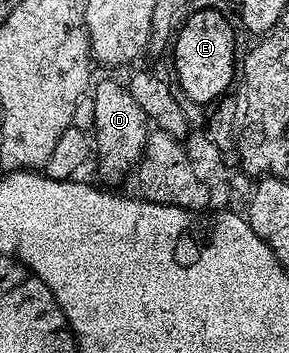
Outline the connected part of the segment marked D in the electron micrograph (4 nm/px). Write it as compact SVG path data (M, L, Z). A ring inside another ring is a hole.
M105 80L93 92L93 130L95 139L95 160L97 156L97 172L106 180L109 186L117 186L121 179L132 173L129 164L141 151L141 142L144 139L144 131L151 128L150 121L146 120L139 102L129 93L124 83L116 84L113 80Z

